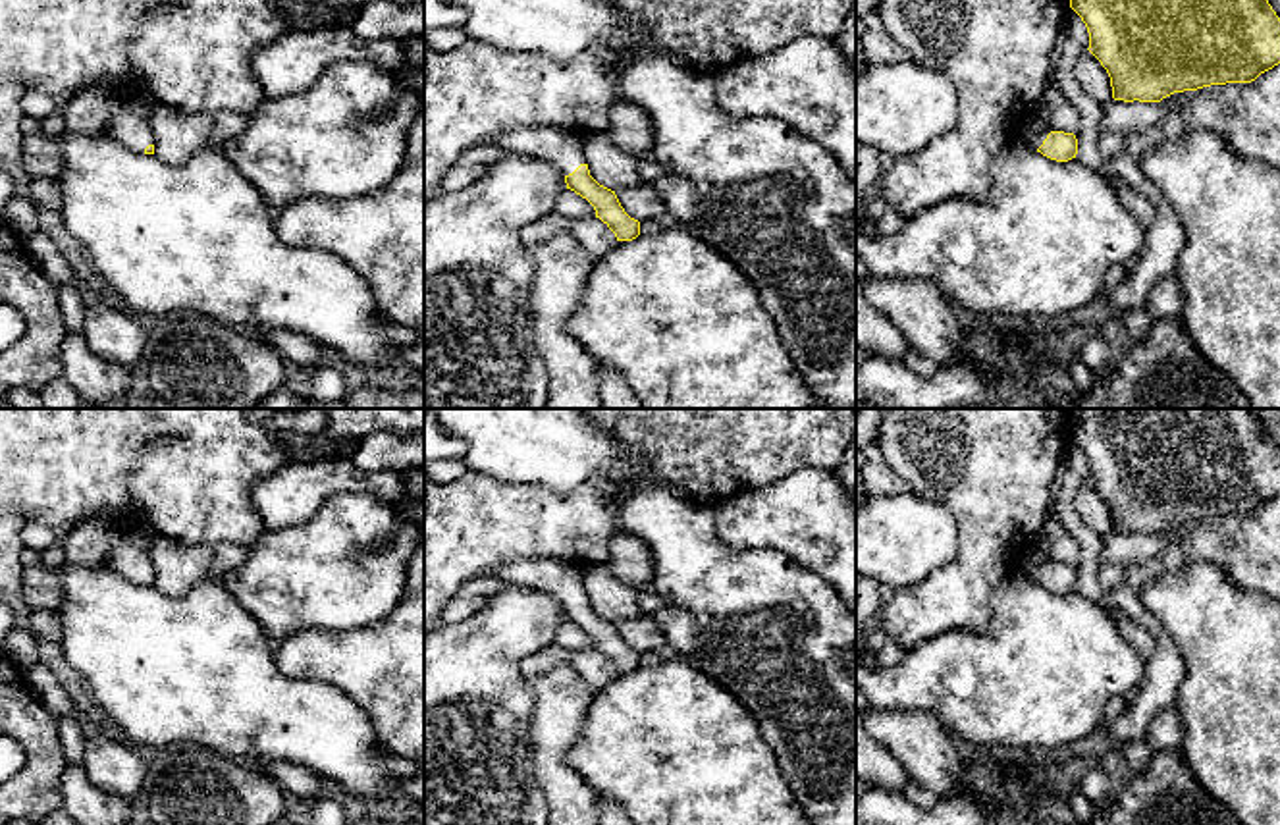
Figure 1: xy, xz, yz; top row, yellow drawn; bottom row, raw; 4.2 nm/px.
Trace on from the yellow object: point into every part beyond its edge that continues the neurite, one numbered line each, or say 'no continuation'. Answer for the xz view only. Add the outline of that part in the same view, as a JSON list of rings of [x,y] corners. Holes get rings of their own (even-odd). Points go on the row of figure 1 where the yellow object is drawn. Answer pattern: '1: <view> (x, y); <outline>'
1: xz (563, 149); [[[520,127],[499,133],[490,145],[513,154],[538,156],[553,164],[563,175],[586,164],[584,137],[563,127]]]

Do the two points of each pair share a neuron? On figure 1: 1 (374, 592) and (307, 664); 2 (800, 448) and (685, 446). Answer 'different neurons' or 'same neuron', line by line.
1: different neurons
2: same neuron

